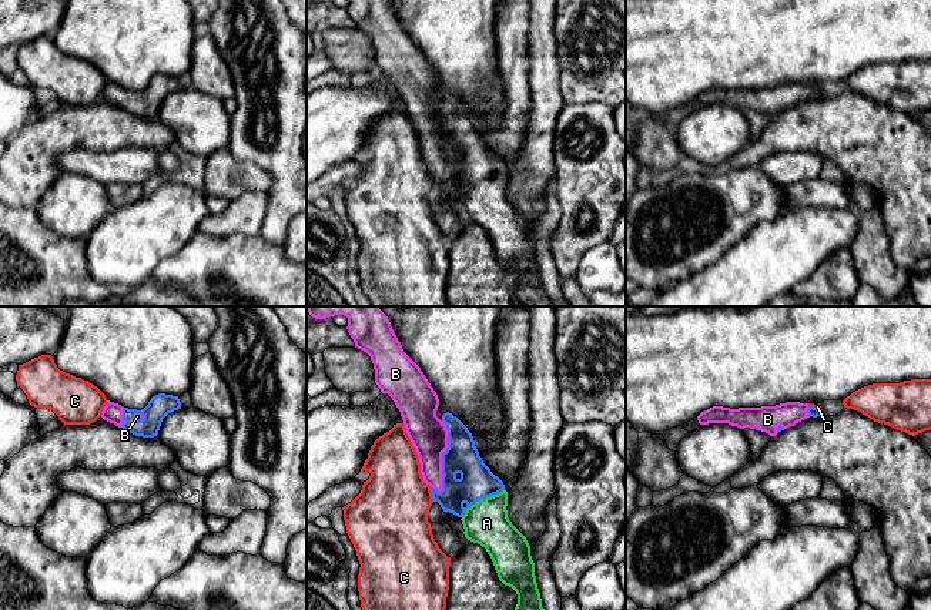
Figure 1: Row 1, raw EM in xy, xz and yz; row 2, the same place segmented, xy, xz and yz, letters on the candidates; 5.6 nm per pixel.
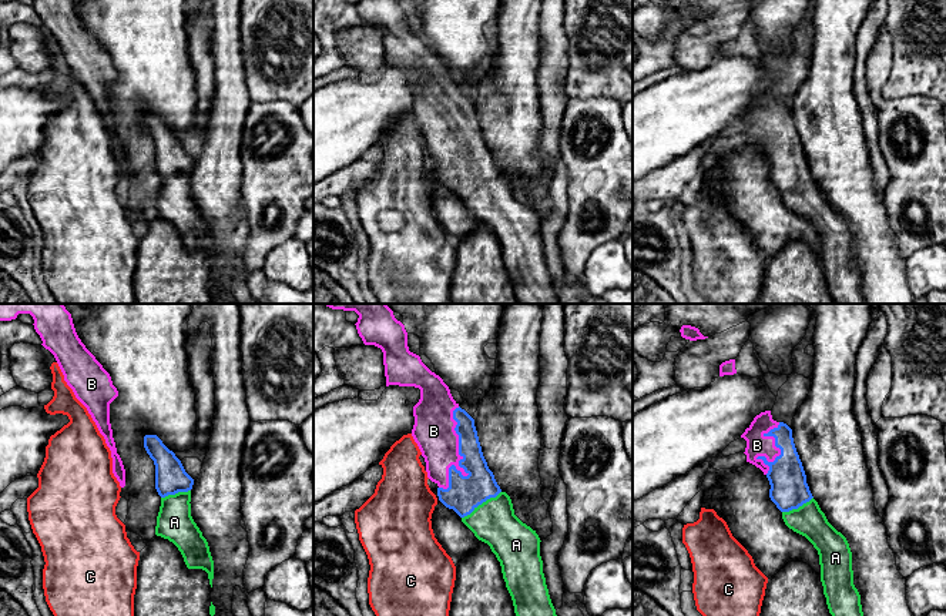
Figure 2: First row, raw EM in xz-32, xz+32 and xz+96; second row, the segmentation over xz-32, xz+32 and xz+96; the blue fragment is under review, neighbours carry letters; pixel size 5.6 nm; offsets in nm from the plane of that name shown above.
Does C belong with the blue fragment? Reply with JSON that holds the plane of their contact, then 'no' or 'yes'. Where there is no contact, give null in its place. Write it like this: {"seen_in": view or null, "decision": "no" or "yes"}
{"seen_in": "xz", "decision": "no"}

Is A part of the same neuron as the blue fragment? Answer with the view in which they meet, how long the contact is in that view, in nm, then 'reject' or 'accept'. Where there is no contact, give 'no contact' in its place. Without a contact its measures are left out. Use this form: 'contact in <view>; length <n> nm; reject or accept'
contact in xz; length 300 nm; accept

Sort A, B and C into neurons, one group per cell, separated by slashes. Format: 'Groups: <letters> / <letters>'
Groups: A B / C

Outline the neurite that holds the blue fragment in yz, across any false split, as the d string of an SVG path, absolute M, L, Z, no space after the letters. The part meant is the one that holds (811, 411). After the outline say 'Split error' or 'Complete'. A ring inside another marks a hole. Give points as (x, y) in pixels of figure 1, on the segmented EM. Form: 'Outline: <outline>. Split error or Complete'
Outline: M786 402L776 406L730 409L713 406L697 416L700 425L729 423L740 429L750 428L776 436L796 423L824 413L808 403Z. Split error

